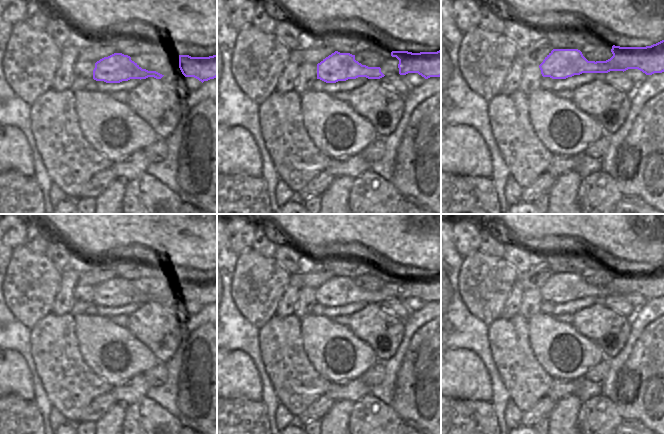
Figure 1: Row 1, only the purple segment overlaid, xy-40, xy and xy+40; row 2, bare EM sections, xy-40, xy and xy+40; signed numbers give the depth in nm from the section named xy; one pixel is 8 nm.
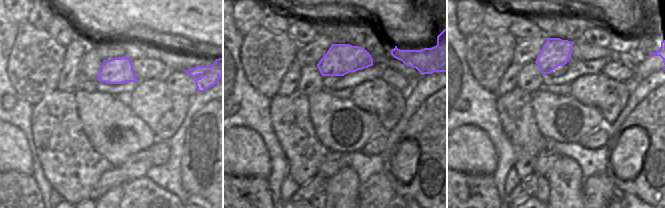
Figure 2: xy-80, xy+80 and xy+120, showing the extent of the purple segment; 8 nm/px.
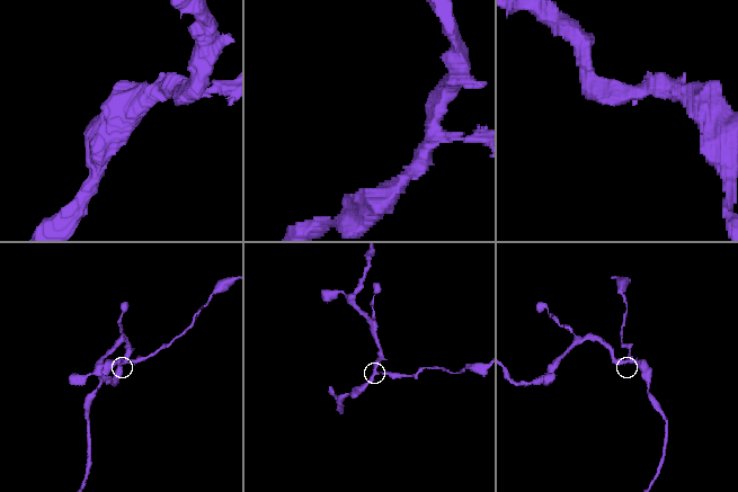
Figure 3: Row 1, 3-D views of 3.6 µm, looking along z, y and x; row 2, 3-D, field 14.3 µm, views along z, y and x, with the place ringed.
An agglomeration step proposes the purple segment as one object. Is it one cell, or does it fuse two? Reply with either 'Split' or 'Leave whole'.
Split.

